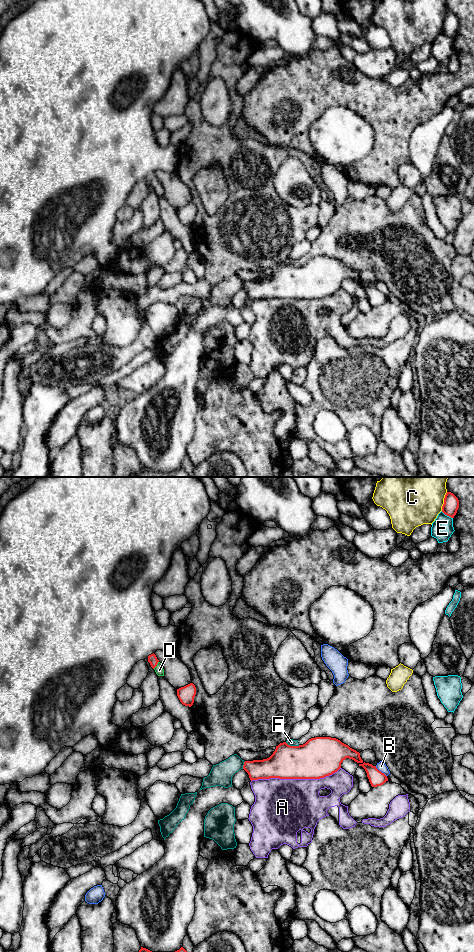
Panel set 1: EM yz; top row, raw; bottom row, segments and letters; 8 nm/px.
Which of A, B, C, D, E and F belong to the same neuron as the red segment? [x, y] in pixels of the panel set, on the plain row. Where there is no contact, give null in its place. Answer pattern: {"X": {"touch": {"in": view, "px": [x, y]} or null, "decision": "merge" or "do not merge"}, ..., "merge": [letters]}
{"A": {"touch": {"in": "yz", "px": [295, 298]}, "decision": "do not merge"}, "B": {"touch": {"in": "yz", "px": [380, 291]}, "decision": "do not merge"}, "C": {"touch": {"in": "yz", "px": [444, 21]}, "decision": "do not merge"}, "D": {"touch": {"in": "yz", "px": [156, 185]}, "decision": "merge"}, "E": {"touch": {"in": "yz", "px": [447, 35]}, "decision": "do not merge"}, "F": {"touch": {"in": "yz", "px": [292, 266]}, "decision": "do not merge"}, "merge": ["D"]}

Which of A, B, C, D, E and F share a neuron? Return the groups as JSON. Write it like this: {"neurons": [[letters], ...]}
{"neurons": [["A"], ["B"], ["C"], ["D"], ["E"], ["F"]]}

